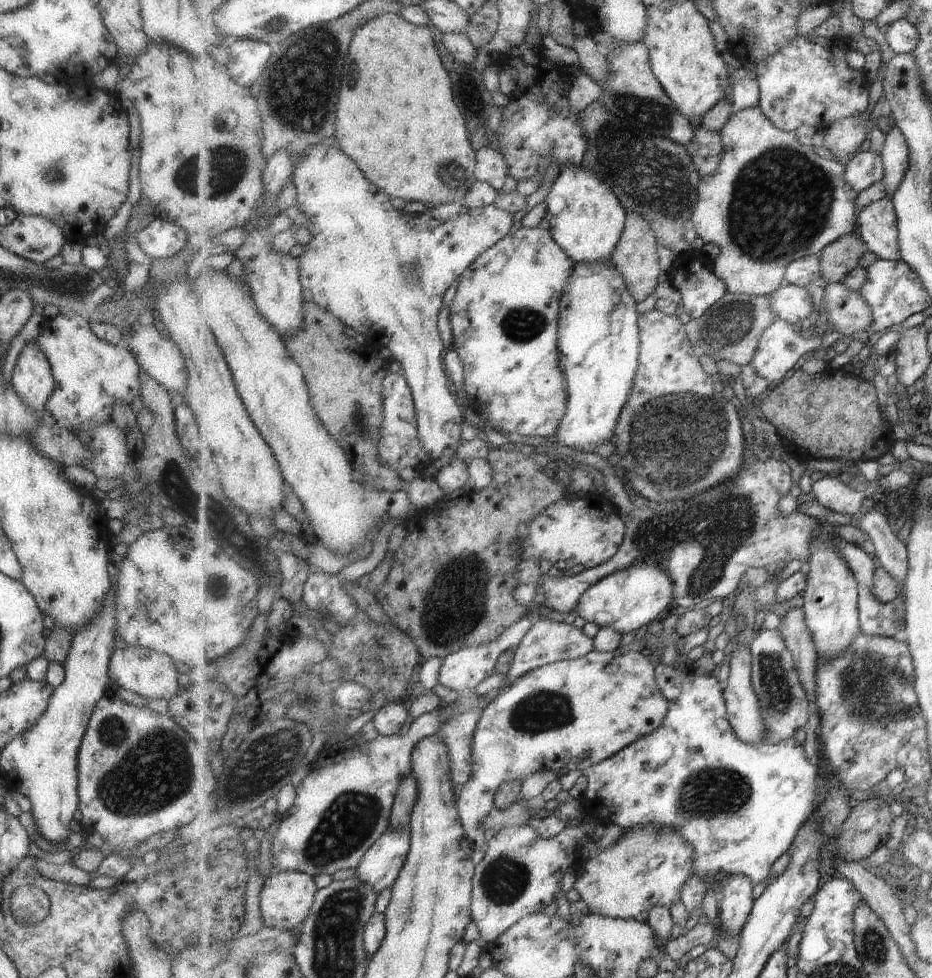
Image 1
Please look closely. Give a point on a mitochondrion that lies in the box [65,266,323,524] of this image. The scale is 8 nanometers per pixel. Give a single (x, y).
(169, 478)

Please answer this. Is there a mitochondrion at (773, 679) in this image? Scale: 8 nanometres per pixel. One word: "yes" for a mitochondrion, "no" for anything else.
yes

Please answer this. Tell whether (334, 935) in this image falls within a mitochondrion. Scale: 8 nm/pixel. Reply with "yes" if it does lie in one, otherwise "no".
yes

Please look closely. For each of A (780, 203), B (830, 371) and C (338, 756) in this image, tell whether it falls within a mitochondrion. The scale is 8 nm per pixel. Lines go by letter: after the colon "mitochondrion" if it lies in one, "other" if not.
A: mitochondrion
B: other
C: other

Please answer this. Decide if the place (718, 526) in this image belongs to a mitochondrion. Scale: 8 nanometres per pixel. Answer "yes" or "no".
yes

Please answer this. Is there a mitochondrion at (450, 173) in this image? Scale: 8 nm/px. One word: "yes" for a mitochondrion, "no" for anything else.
yes

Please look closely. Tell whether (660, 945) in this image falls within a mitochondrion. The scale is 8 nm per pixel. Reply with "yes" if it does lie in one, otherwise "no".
no

